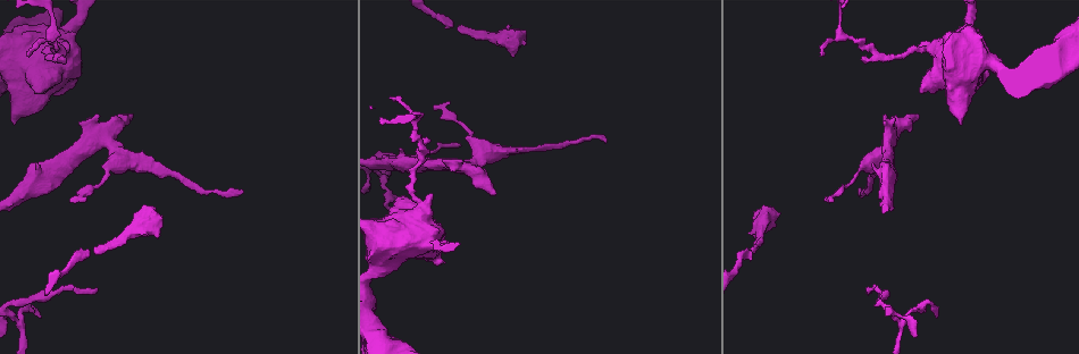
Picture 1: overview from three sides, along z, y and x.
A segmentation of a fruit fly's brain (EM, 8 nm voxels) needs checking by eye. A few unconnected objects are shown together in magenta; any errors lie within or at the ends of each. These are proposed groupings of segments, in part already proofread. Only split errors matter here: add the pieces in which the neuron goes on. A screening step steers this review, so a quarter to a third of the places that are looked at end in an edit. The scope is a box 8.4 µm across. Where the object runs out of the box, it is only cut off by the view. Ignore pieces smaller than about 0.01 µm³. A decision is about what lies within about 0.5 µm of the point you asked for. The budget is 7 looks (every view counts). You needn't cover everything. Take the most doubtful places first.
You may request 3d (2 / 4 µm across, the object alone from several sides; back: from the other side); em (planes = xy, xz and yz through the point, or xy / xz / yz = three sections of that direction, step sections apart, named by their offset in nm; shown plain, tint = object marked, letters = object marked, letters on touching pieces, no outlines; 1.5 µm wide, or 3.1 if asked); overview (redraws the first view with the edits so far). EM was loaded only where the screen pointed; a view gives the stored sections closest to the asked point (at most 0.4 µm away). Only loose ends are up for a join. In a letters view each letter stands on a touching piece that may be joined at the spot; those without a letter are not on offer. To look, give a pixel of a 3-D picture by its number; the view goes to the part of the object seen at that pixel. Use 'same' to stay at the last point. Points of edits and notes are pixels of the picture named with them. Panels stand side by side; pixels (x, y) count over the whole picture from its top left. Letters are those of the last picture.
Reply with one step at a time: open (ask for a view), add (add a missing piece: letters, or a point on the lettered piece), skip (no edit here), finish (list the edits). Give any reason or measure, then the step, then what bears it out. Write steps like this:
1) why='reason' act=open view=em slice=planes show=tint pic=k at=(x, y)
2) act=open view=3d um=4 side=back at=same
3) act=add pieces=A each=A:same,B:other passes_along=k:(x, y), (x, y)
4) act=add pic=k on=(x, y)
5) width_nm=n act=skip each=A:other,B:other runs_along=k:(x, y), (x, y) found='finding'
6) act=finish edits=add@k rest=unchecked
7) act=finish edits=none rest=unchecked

act=open view=em slice=planes show=letters pic=1 at=(392, 98)

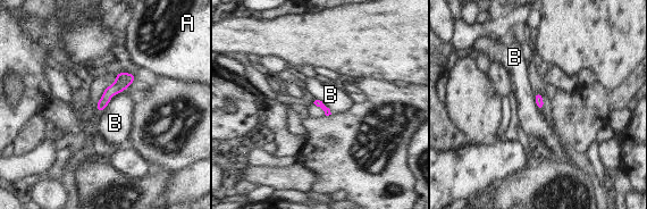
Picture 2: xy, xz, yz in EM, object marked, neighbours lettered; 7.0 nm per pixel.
longest_contact=B:190nm act=skip each=A:other,B:other found='none of them fits'

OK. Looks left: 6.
why='an open end' act=open view=3d um=4 pic=1 at=(95, 290)

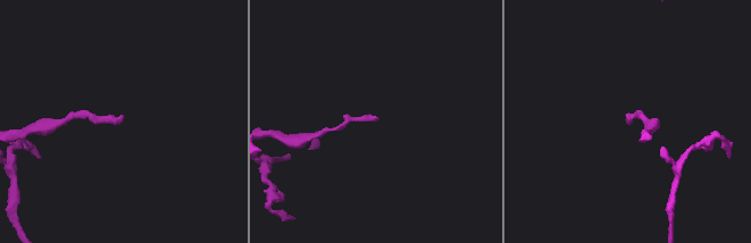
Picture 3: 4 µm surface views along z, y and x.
why='need the tissue' act=open view=em slice=xz step=8 show=tint pic=3 at=(121, 119)

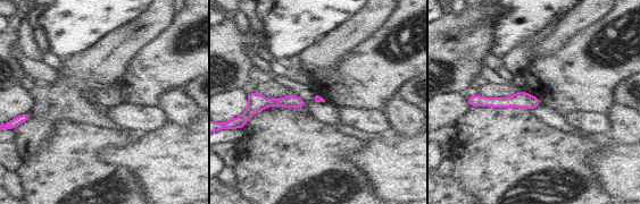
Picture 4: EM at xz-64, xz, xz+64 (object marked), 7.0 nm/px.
act=open view=em slice=xz step=8 show=letters at=same

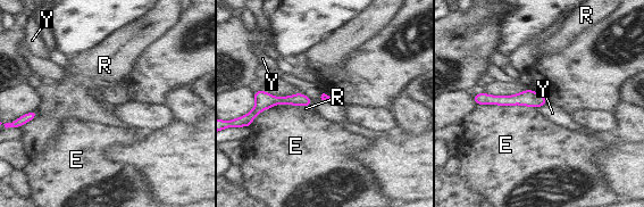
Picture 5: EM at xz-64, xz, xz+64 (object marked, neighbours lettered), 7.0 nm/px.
act=skip each=E:other,R:other,Y:other border=5:(298, 91), (306, 94), (312, 104) found='none of them fits'

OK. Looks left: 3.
why='free end' act=open view=em slice=planes show=tint pic=1 at=(886, 115)

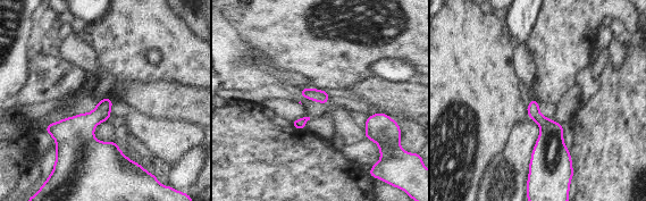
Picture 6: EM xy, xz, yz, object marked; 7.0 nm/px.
why='see the neighbours' act=open view=em slice=planes show=letters at=same

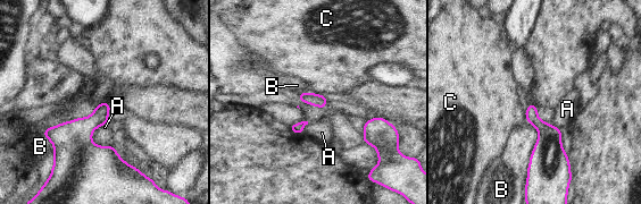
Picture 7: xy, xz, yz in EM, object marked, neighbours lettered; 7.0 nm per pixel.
act=skip each=A:other,B:other,C:other border=7:(308, 91), (326, 96) found='no lettered piece goes on from it'

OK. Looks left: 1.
act=finish edits=none rest=unchecked

